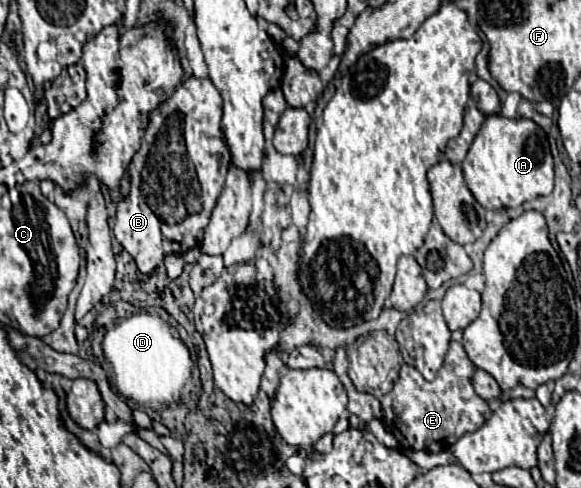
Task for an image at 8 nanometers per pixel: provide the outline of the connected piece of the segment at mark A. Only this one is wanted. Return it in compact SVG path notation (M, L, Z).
M488 115L478 131L462 171L468 189L484 209L516 209L524 201L550 195L554 187L552 153L546 133L530 119L506 119Z

